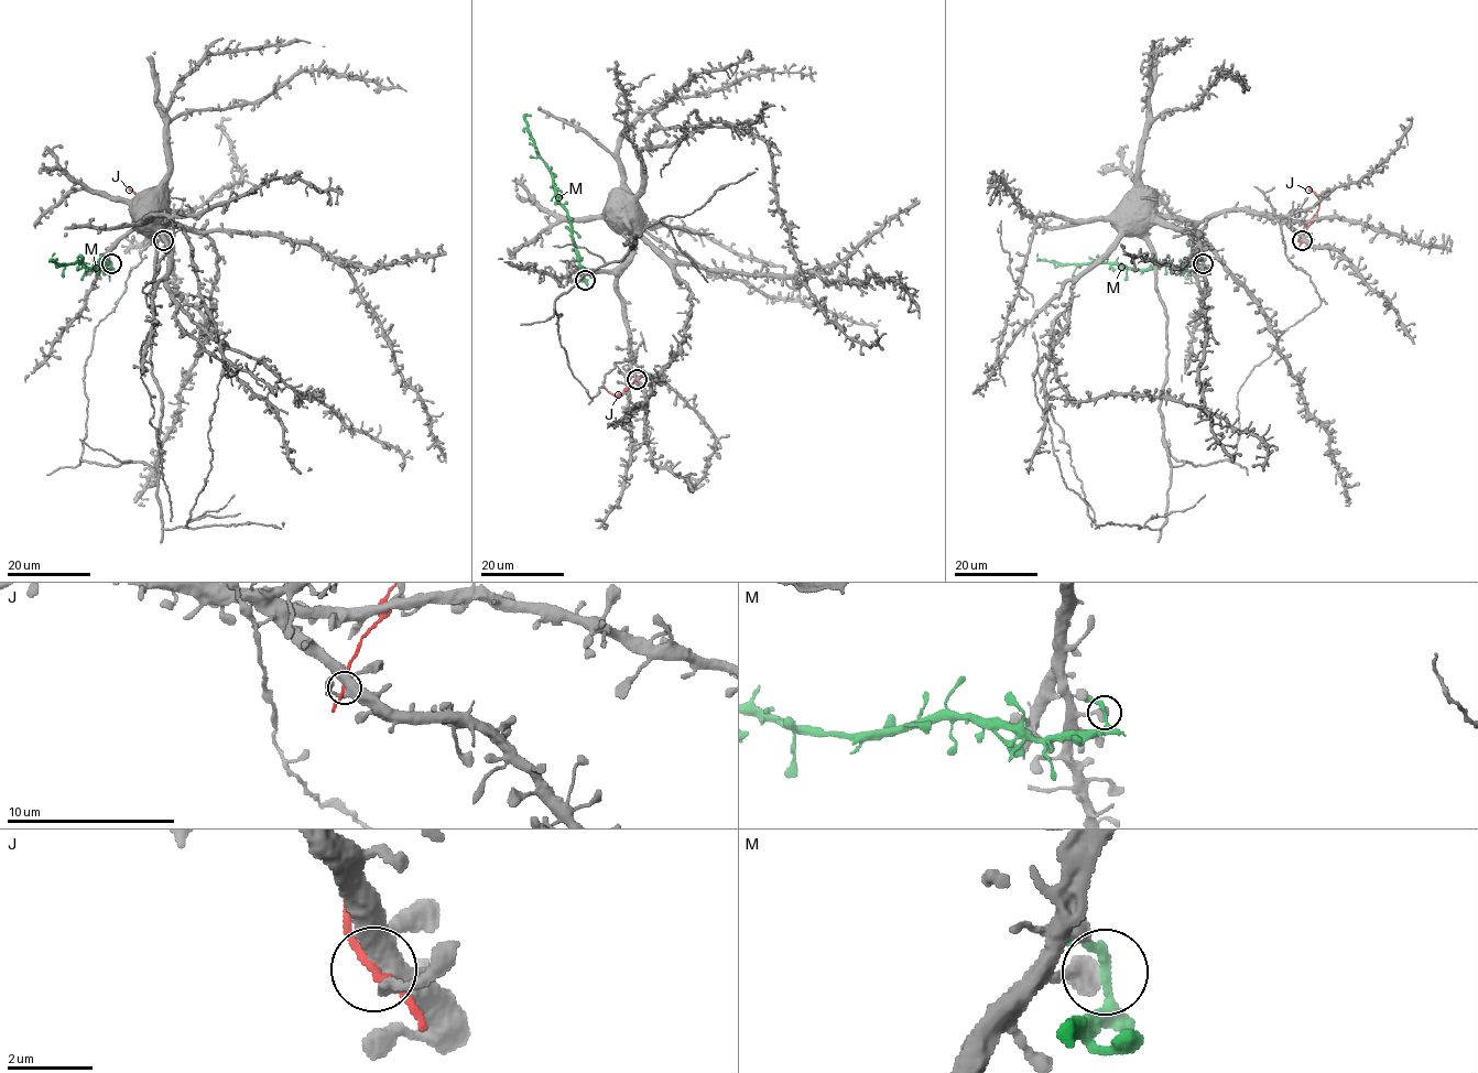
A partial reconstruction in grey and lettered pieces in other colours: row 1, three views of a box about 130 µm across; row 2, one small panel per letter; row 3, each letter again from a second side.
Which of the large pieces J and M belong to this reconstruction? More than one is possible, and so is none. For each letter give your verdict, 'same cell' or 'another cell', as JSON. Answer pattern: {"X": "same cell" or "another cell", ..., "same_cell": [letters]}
{"J": "another cell", "M": "another cell", "same_cell": []}

